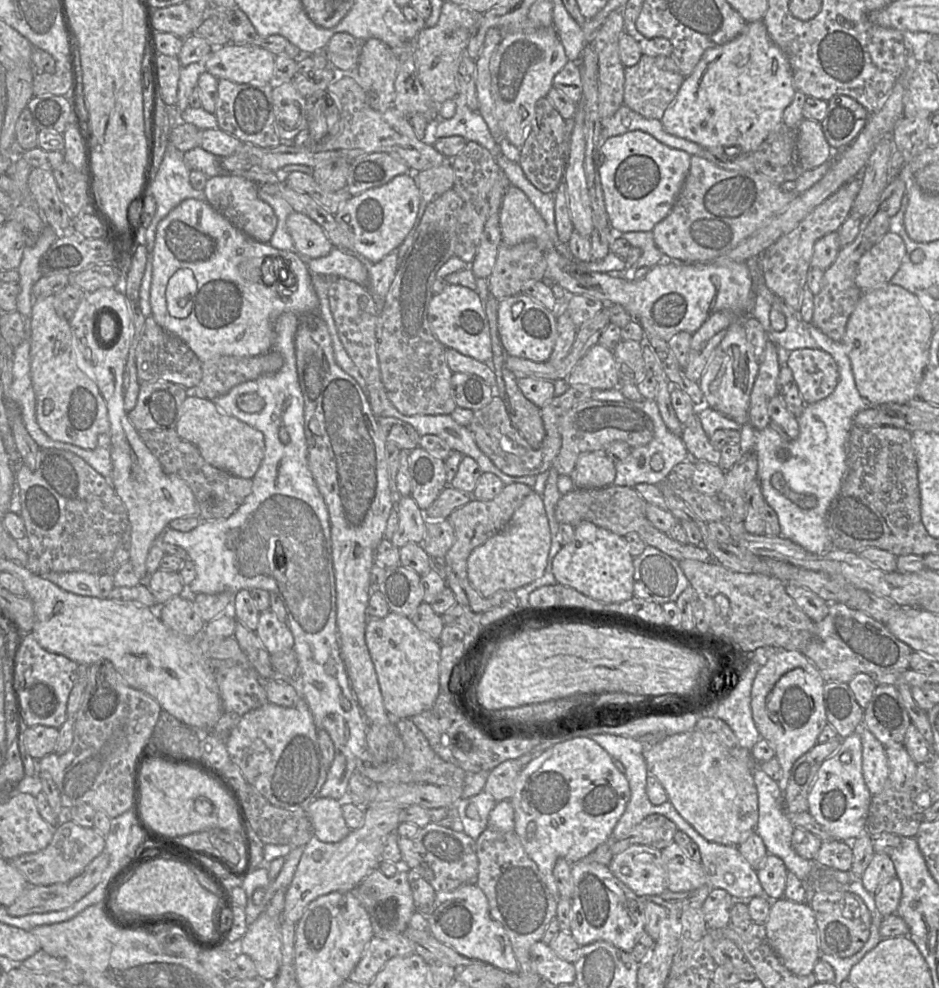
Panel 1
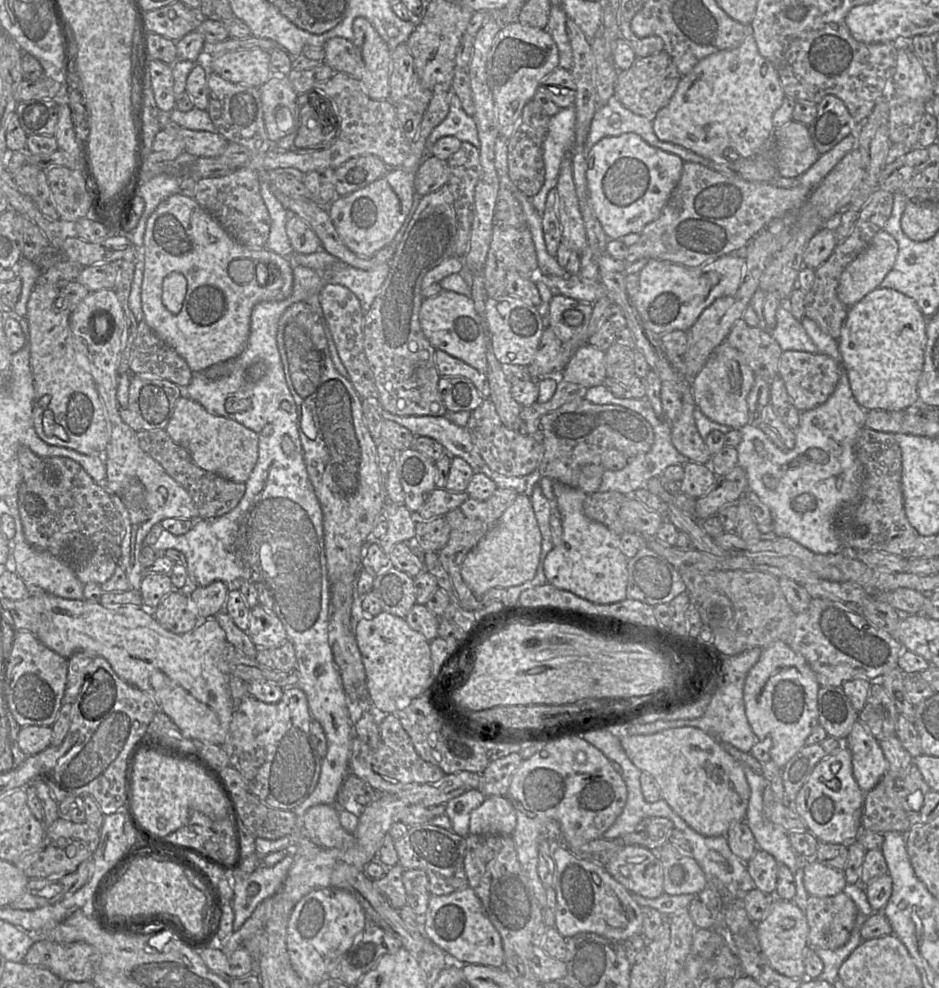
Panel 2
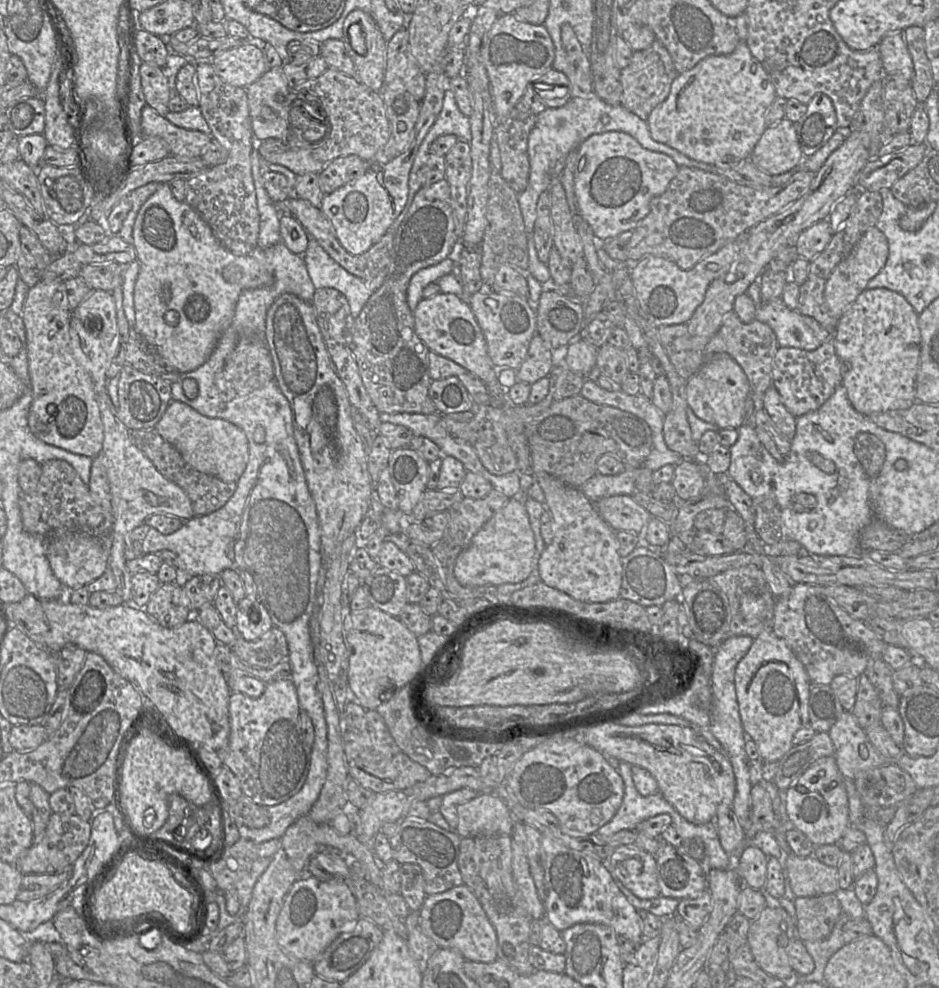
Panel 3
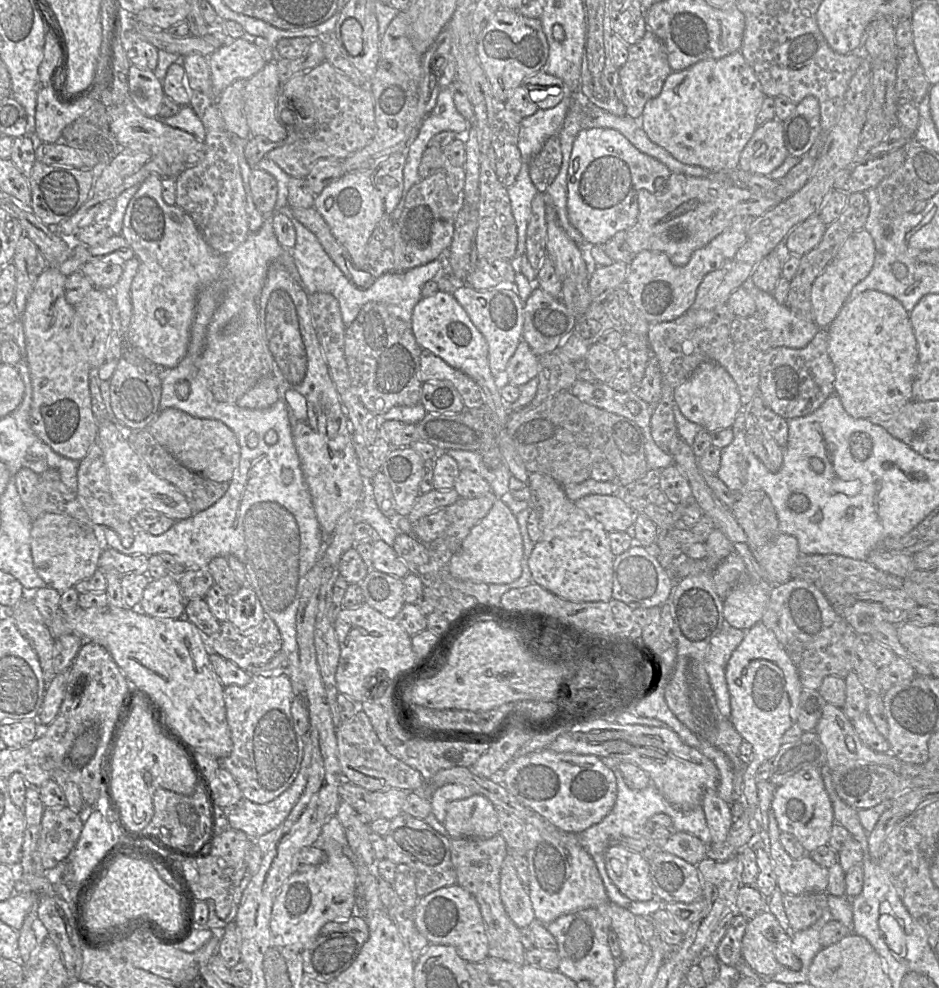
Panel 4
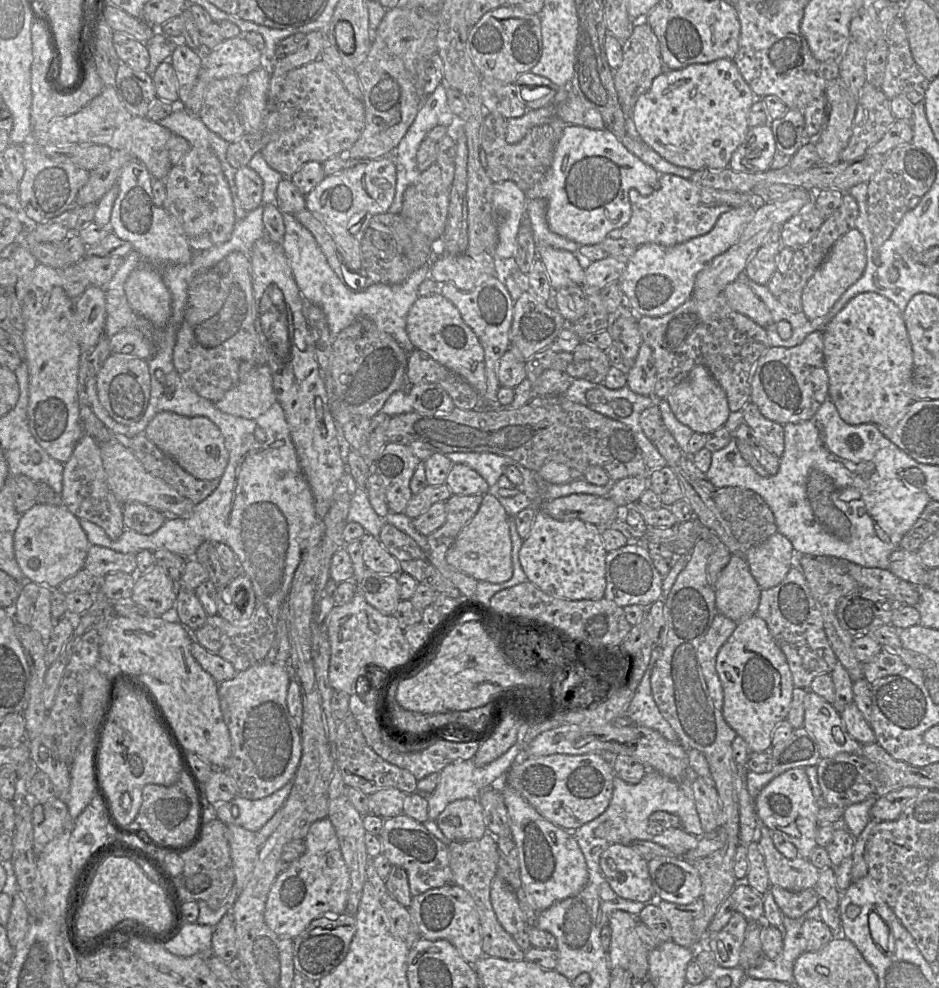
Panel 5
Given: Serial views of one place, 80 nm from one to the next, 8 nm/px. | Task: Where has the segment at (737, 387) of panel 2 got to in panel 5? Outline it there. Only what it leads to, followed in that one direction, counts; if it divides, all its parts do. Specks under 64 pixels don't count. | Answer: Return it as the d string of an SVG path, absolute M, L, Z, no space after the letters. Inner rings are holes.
M703 365L693 367L686 377L669 392L665 400L682 424L702 434L723 427L731 412L725 390Z

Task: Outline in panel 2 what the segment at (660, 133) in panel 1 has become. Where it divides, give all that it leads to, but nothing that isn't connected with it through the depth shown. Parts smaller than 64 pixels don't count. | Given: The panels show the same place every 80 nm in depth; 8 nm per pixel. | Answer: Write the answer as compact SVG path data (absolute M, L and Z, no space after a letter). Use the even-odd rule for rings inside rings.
M615 97L610 98L604 105L600 106L593 116L584 143L585 159L587 160L587 154L591 147L600 139L607 136L618 136L623 133L635 133L649 145L675 154L684 162L699 163L715 171L710 159L699 156L682 146L659 140L654 133L651 120L633 113Z

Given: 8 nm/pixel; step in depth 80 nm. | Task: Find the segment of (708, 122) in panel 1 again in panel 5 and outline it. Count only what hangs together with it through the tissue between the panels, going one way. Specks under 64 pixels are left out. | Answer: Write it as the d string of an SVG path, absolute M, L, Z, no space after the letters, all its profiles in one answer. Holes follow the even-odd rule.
M721 58L708 63L690 64L684 68L676 70L665 69L653 80L650 89L638 98L631 111L631 117L634 121L638 138L668 162L676 166L691 169L693 171L703 169L720 170L723 168L729 168L728 166L732 154L745 140L749 130L748 114L753 102L756 99L756 96L742 77L734 61L732 59Z

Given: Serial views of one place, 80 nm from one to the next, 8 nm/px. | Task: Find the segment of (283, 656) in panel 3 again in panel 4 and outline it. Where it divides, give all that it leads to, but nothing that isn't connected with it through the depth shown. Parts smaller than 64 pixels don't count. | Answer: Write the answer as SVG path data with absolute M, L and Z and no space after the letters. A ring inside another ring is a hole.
M268 616L245 631L228 621L220 623L217 633L204 636L207 648L244 670L269 662L282 649L280 631Z

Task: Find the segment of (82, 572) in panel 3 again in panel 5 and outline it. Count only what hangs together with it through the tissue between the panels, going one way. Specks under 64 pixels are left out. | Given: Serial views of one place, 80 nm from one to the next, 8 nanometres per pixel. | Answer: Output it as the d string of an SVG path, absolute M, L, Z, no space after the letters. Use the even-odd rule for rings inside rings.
M37 503L20 515L14 534L15 558L25 578L49 589L57 589L62 582L83 569L90 546L87 535L80 525L80 519L65 506Z

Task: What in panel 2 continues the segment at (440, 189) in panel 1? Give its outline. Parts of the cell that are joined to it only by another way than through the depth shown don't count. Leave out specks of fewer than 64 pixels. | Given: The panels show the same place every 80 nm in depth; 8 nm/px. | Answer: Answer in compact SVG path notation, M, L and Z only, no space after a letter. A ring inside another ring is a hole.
M433 154L427 155L415 172L415 189L421 196L433 193L448 184L449 165L447 160Z

